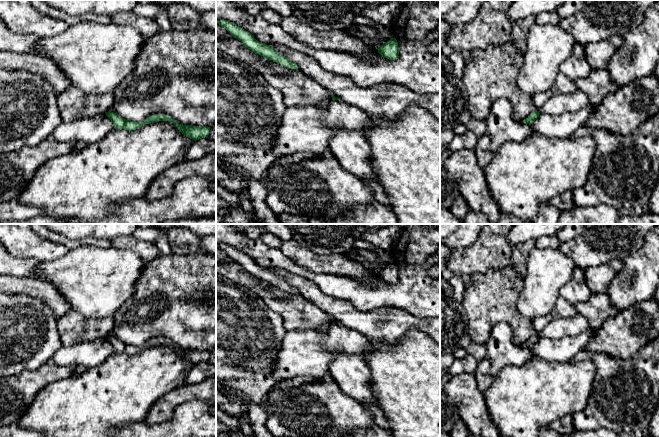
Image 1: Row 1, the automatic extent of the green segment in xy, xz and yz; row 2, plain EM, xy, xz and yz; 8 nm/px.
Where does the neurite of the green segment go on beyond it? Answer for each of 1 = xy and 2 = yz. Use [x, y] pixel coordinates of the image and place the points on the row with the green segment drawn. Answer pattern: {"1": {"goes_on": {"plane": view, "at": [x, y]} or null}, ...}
{"1": {"goes_on": null}, "2": {"goes_on": null}}

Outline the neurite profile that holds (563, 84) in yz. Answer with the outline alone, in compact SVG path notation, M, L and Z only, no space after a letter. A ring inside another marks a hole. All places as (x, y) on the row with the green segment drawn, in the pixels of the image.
M560 73L557 76L554 85L550 89L533 95L533 101L536 111L540 111L544 103L553 95L559 93L572 93L575 91L577 91L577 87L573 83L573 80L568 78L563 73Z

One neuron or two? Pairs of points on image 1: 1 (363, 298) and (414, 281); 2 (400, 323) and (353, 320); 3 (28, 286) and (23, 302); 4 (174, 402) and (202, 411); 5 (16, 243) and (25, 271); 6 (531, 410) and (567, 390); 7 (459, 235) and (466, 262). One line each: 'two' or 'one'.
1: one
2: one
3: two
4: two
5: two
6: one
7: two

